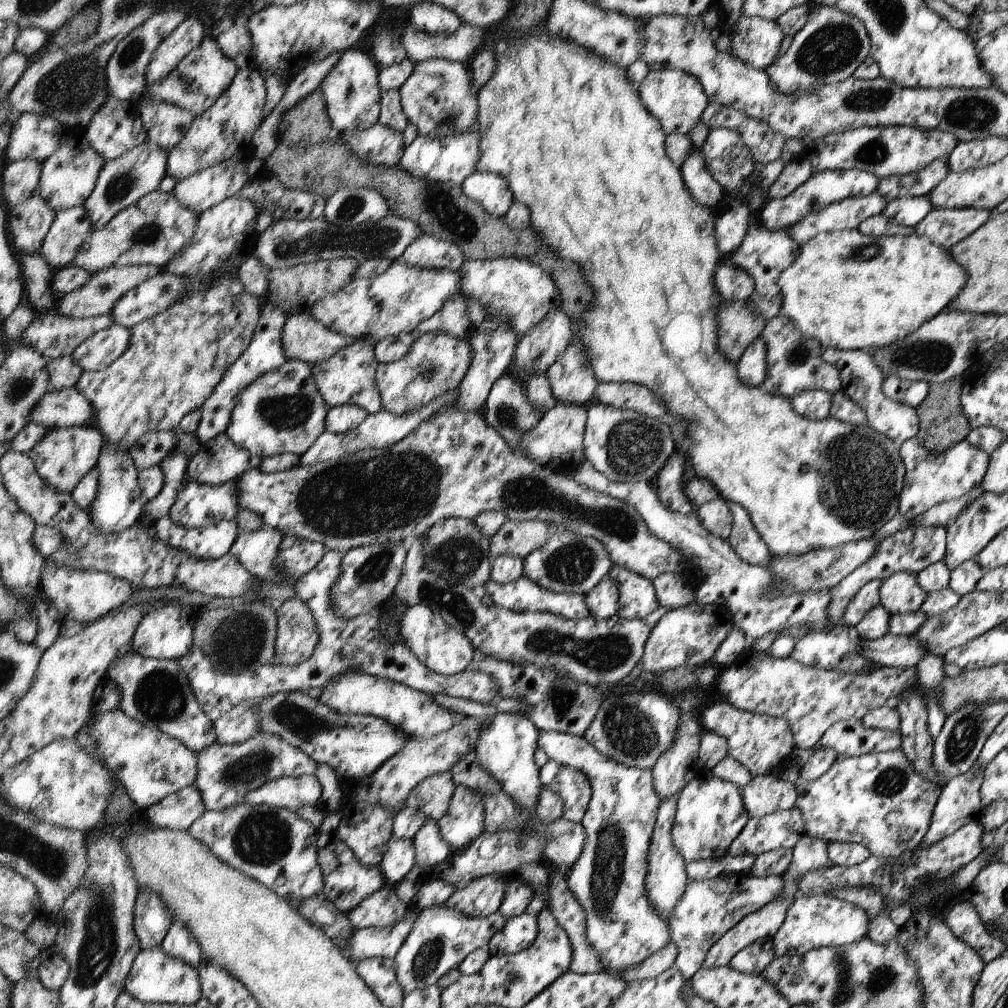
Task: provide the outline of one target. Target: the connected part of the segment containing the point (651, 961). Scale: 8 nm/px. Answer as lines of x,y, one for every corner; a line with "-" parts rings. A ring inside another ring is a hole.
674,941
668,946
660,949
658,953
652,954
646,961
638,966
623,971
620,976
627,982
635,980
653,979
661,975
665,970
670,969
678,958
679,949

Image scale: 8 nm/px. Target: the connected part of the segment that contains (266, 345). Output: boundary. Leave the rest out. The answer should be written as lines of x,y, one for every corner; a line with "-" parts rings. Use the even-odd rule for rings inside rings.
268,298
268,302
261,306
259,321
248,348
226,370
222,380
216,385
212,396
209,396
208,400
200,408
202,417
197,430
194,432
200,444
208,442
216,435
226,433
231,421
233,408
236,406
243,390
262,373
274,370
288,360
281,344
282,329
284,328
285,320
288,318
285,312
286,310
281,307
275,306
273,298

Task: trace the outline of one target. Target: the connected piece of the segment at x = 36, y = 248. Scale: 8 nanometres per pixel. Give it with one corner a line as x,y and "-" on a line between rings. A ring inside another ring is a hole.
40,192
23,205
13,207
10,212
10,229
15,248
23,256
42,254
56,217
57,212

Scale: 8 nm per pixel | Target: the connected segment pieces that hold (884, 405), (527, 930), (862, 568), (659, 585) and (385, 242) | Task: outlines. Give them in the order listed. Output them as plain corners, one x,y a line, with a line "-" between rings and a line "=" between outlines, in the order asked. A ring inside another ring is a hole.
827,348
823,352
826,362
836,365
845,384
849,398
866,411
868,422
879,433
888,434
893,441
904,442
905,440
917,437
919,431
919,416
917,409
905,405
900,401
889,399
883,391
884,376
882,369
877,365
875,356
864,351
853,351
846,349
=
526,912
518,917
507,919
503,930
499,930
486,949
489,958
519,953
534,944
538,936
539,923
536,916
=
908,527
898,531
882,542
878,543
878,549
870,560
860,565
854,572
848,574
843,581
830,589
832,602
830,604
831,625
830,630
846,626
845,610
847,604
858,594
858,591
868,582
874,579
885,579
894,573
906,571
917,574
927,566
942,561
946,552
947,529
937,527
=
662,573
653,582
657,600
663,607
674,610
696,602
694,586
677,573
=
388,214
382,220
358,225
356,227
338,227
326,222
324,216
303,221
284,219
274,221
259,234
255,256
267,270
290,270
293,266
342,257
355,258
360,264
368,259
387,258
391,261
400,259
408,246
424,235
419,223

